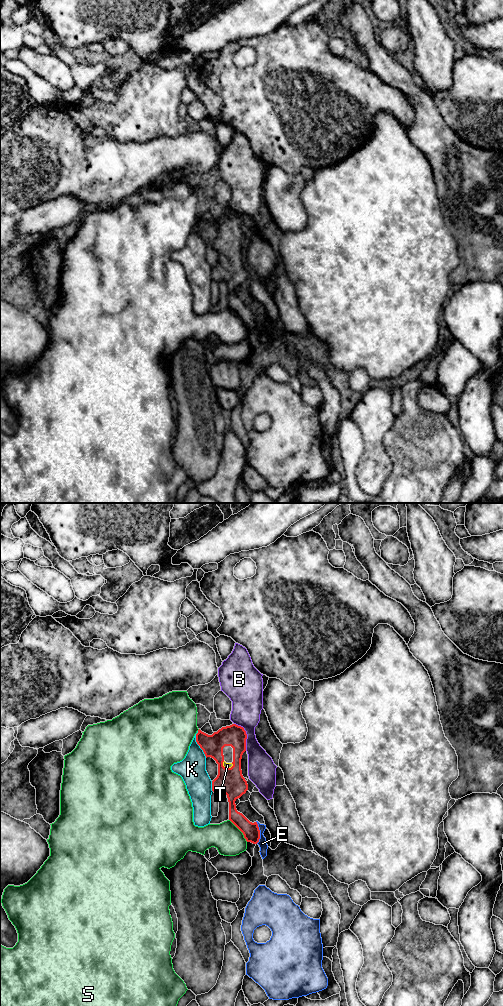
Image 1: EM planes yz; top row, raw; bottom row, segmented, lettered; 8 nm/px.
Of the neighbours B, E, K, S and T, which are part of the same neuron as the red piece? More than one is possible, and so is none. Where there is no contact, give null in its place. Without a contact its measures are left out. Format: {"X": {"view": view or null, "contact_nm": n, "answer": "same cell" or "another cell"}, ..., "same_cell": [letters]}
{"B": {"view": "yz", "contact_nm": 240, "answer": "another cell"}, "E": {"view": "yz", "contact_nm": 180, "answer": "another cell"}, "K": {"view": "yz", "contact_nm": 220, "answer": "another cell"}, "S": {"view": "yz", "contact_nm": 240, "answer": "another cell"}, "T": {"view": "yz", "contact_nm": 100, "answer": "same cell"}, "same_cell": ["T"]}

